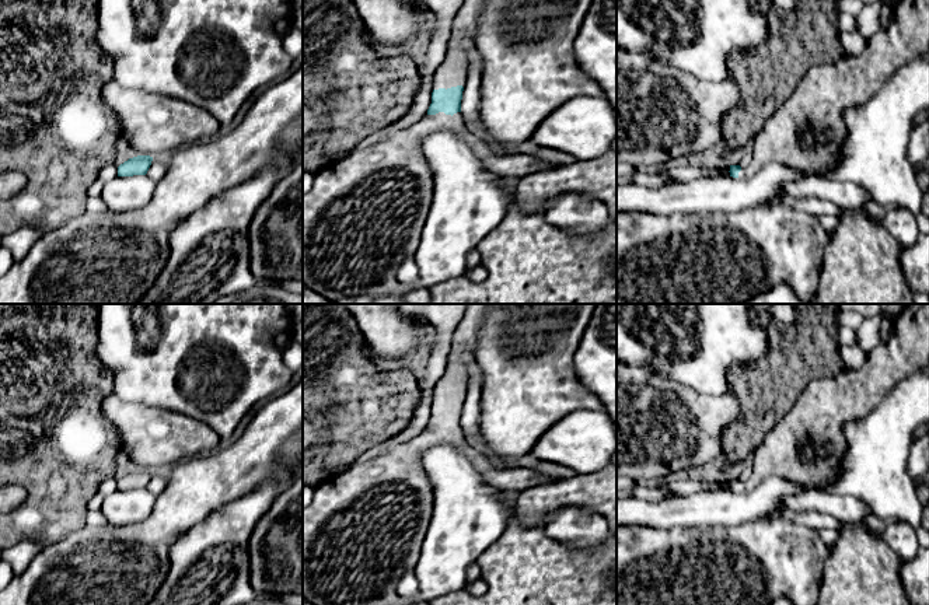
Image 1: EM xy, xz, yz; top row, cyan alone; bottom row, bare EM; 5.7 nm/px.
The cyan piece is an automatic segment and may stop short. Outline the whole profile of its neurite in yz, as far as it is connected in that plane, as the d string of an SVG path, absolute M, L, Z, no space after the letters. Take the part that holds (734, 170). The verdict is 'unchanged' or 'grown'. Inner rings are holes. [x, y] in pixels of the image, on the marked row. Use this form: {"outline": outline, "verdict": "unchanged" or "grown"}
{"outline": "M900 0L894 6L891 25L872 36L860 55L841 53L834 62L807 70L787 99L754 137L751 164L745 168L730 165L730 176L751 178L764 165L775 162L793 168L804 176L823 178L839 162L839 151L848 134L842 113L866 104L900 67L928 52L929 0Z", "verdict": "grown"}

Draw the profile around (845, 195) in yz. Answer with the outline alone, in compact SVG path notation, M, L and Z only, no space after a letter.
M803 176L797 181L785 182L782 189L796 199L817 197L841 209L865 209L866 203L872 200L872 196L862 186L828 178Z

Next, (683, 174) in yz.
M688 165L688 167L675 167L675 168L657 171L654 175L667 176L668 179L677 179L680 182L688 182L688 181L701 179L701 178L730 176L729 171L730 171L730 165L713 167L709 169L702 169L702 168Z

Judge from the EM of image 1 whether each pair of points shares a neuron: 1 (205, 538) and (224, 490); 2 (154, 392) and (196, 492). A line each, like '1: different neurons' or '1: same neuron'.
1: different neurons
2: different neurons

